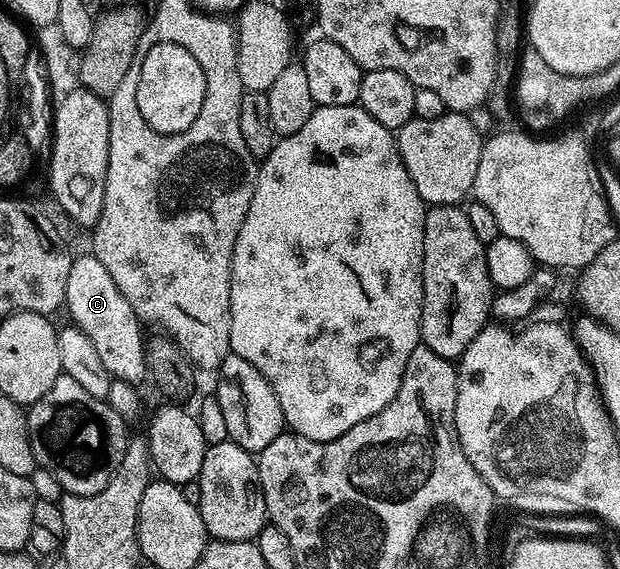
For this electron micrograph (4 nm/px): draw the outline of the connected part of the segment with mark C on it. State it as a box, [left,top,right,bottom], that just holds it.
[64,254,148,386]

